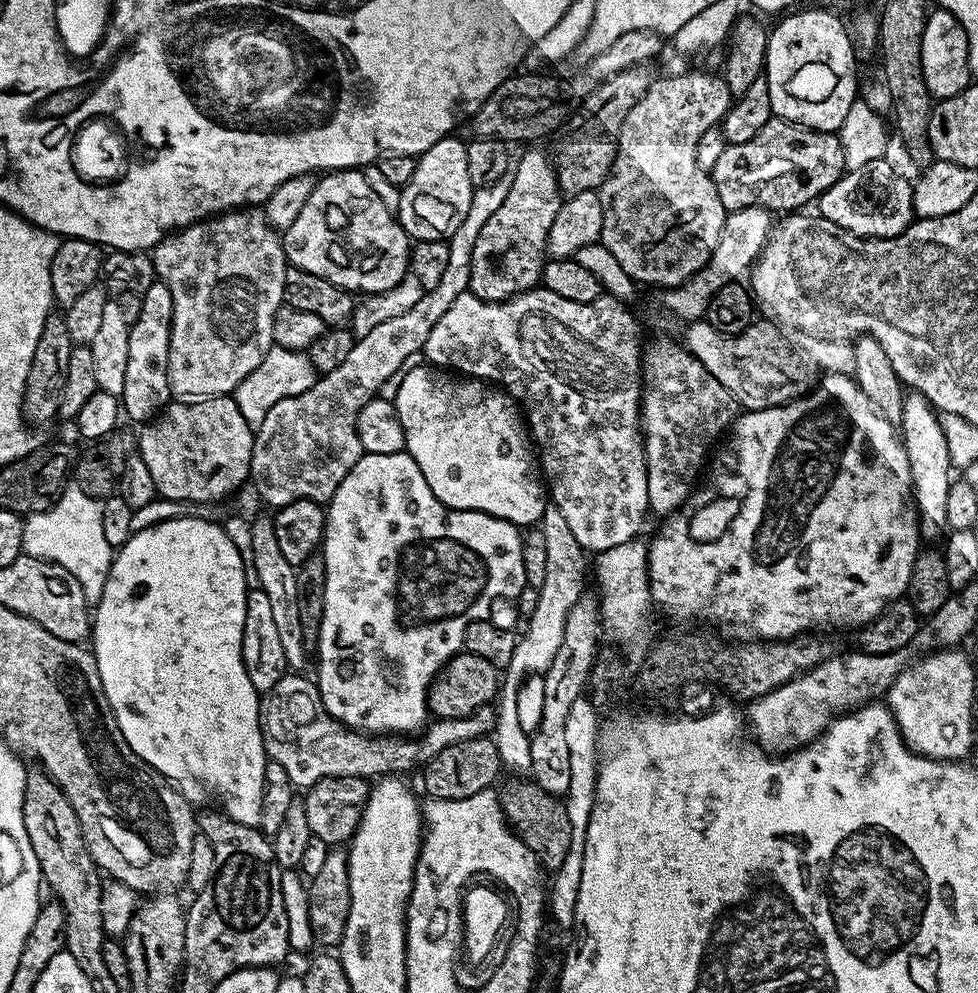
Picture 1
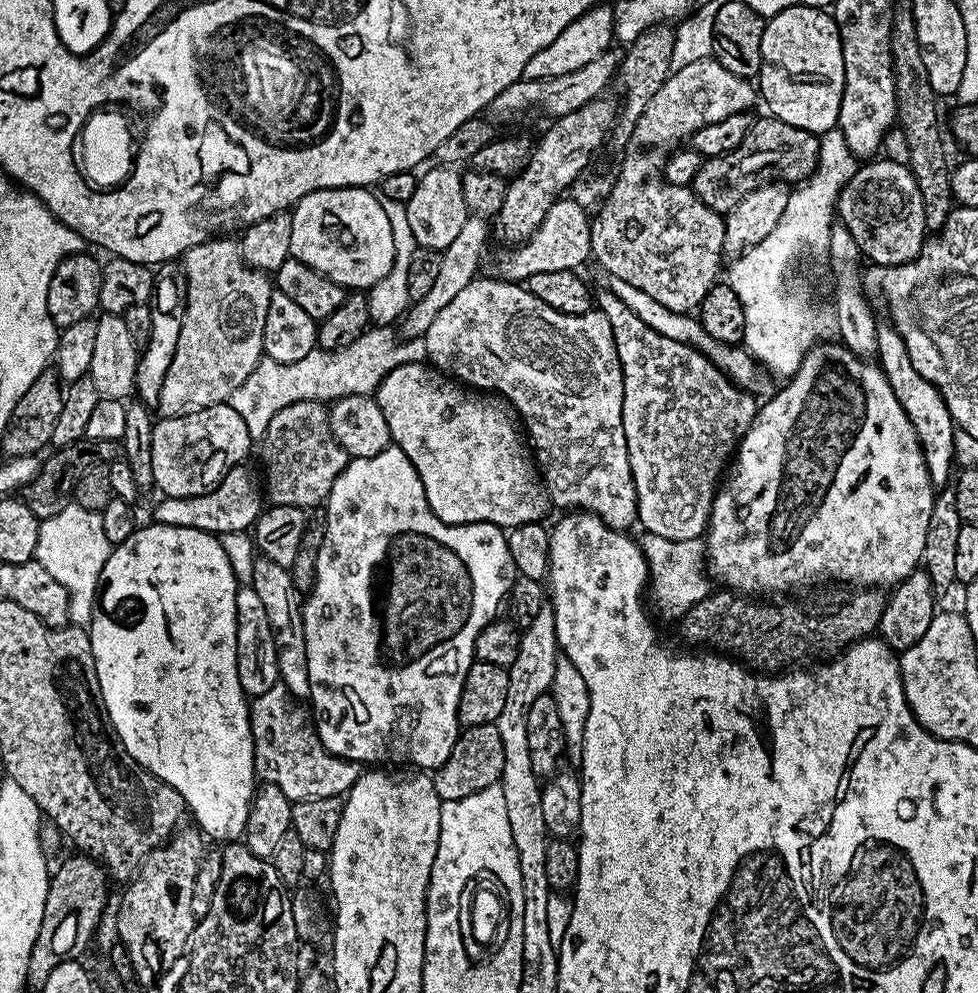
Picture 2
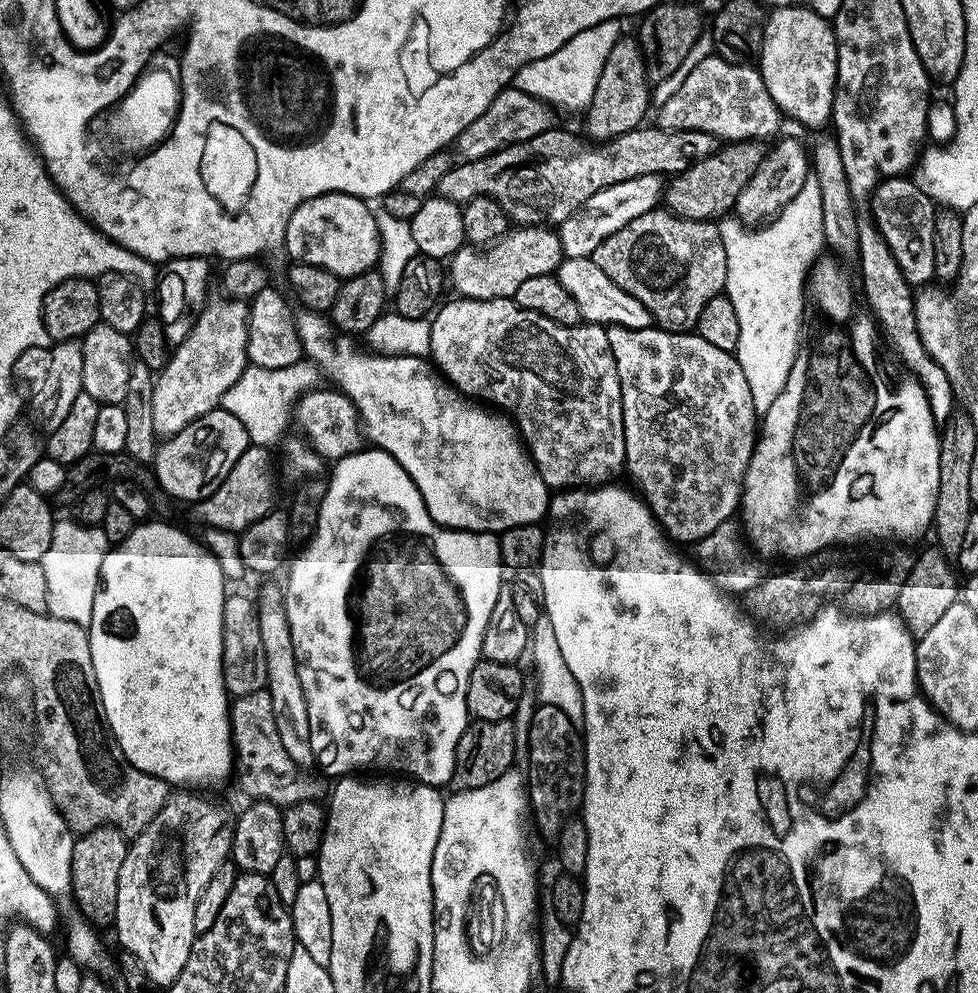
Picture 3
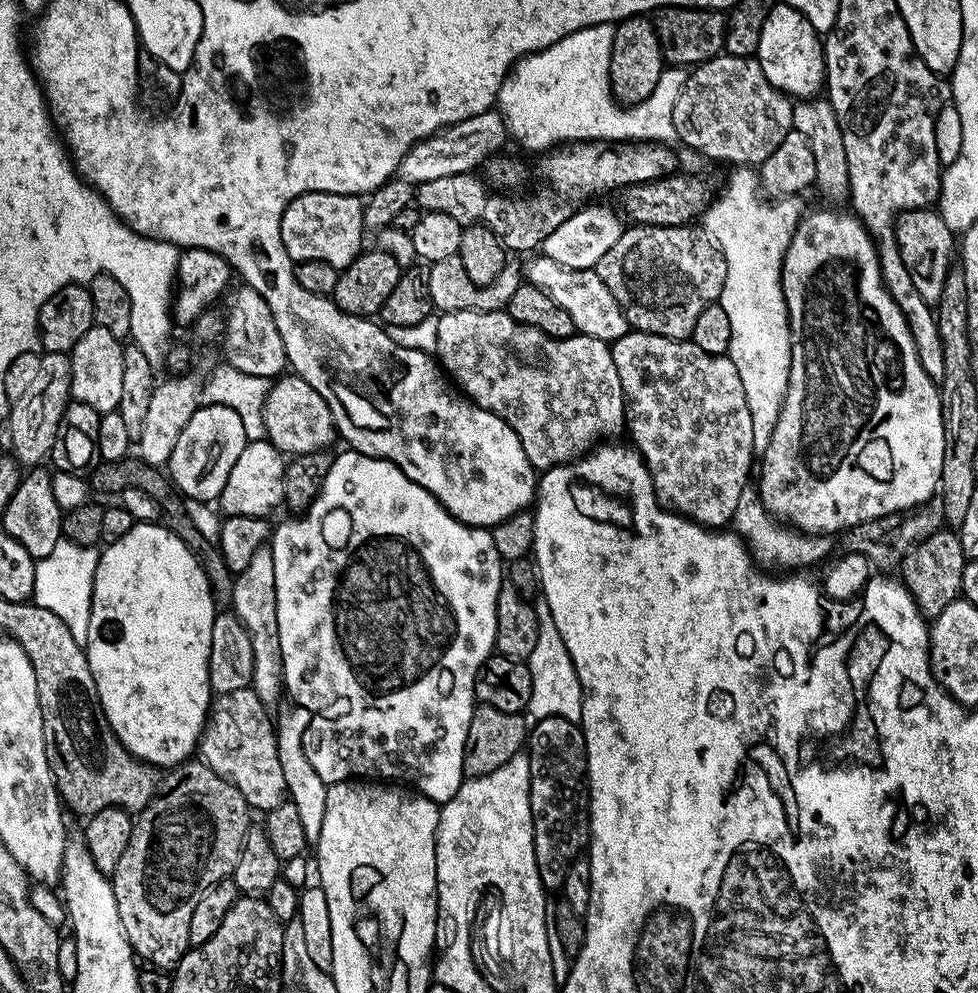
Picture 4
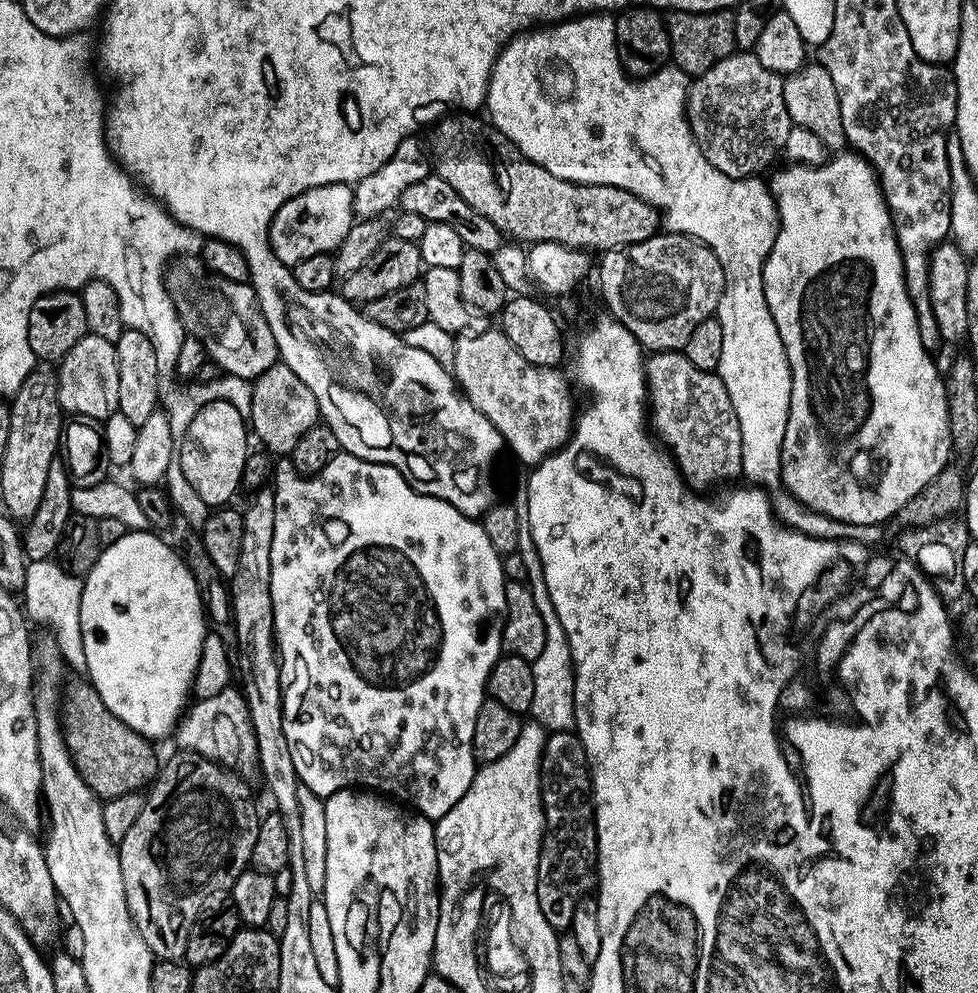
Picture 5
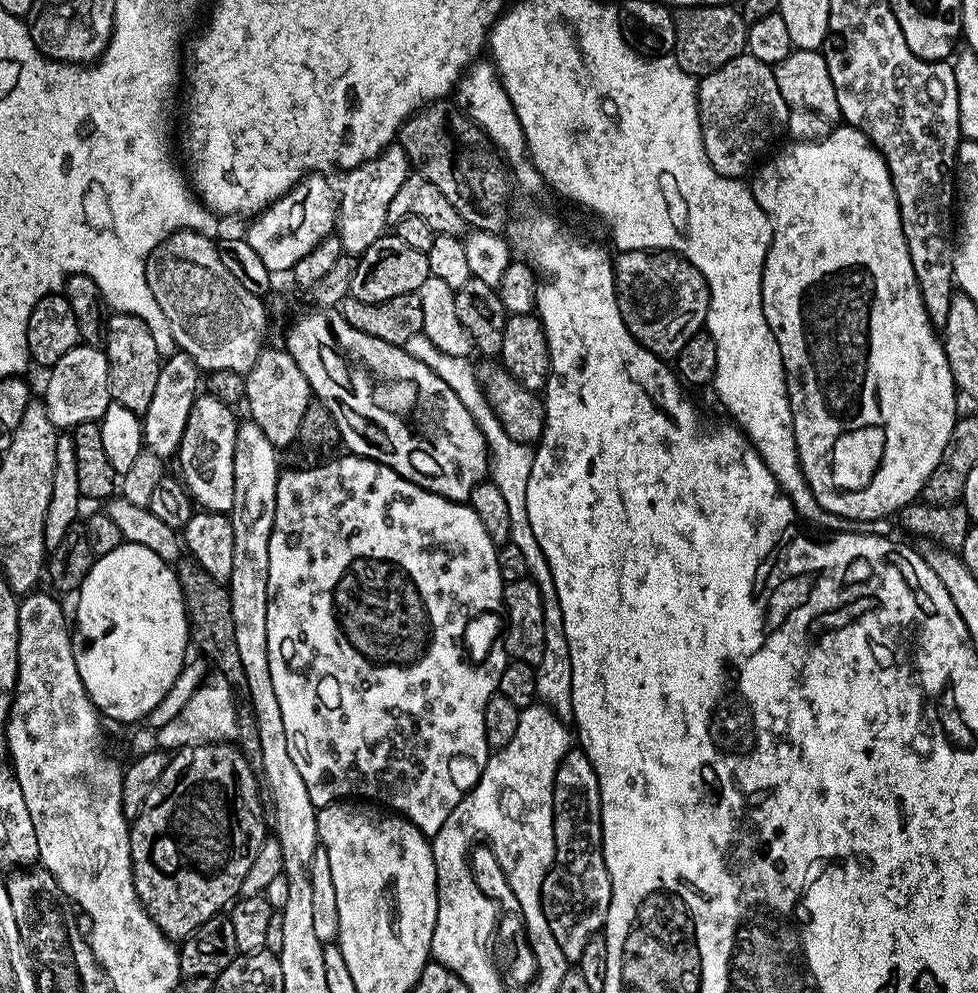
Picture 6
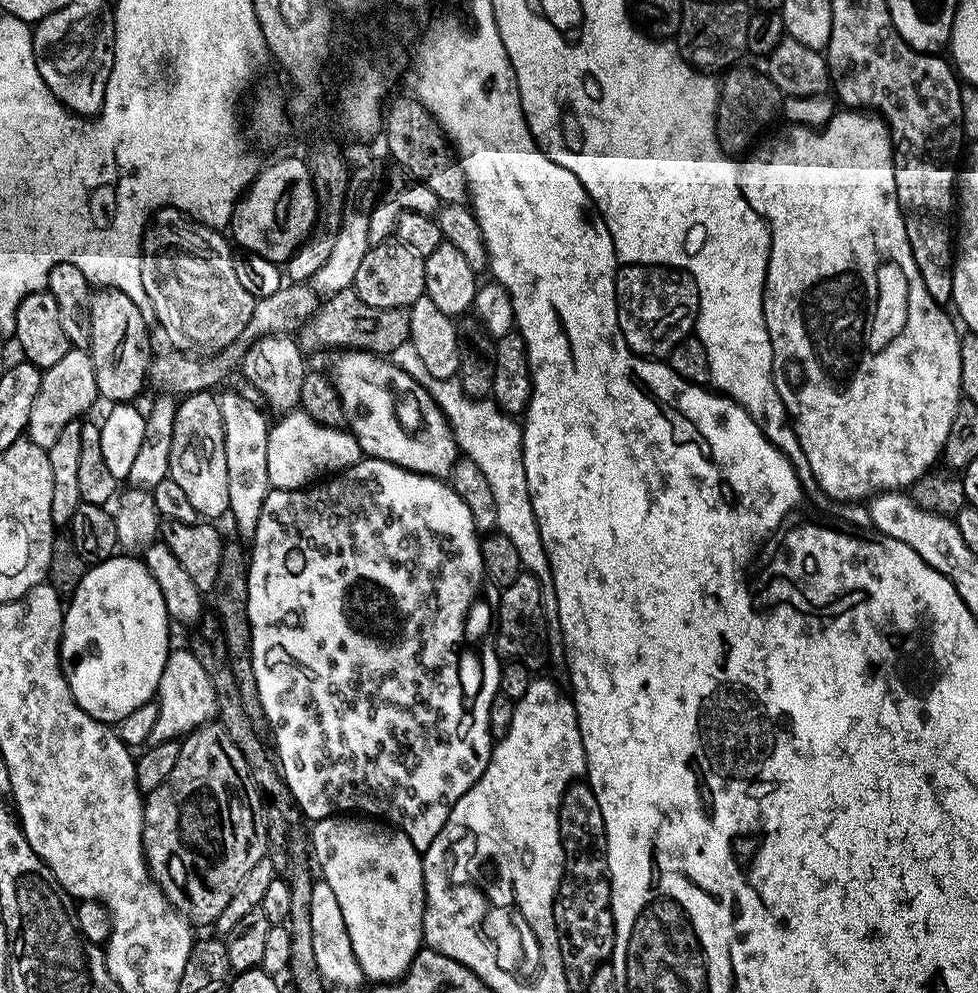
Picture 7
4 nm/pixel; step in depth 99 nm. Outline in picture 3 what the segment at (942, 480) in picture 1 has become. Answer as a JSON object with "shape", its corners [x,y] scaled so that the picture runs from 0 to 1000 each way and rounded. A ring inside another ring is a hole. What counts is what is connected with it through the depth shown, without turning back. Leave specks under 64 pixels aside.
{"shape":[[[888,211],[876,212],[877,220],[877,263],[879,262],[879,286],[883,289],[883,302],[893,314],[899,333],[908,341],[908,346],[920,358],[919,366],[943,388],[949,398],[949,408],[958,425],[970,423],[975,414],[973,386],[967,381],[967,373],[947,356],[947,348],[943,348],[943,340],[939,340],[939,324],[937,323],[937,303],[934,287],[922,276],[914,256],[902,240],[902,236],[892,223],[892,215]]]}

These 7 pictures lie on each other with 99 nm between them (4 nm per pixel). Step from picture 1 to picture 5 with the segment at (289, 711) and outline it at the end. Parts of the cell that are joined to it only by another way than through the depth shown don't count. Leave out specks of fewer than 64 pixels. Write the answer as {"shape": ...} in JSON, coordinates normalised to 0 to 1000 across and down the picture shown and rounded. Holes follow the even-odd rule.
{"shape":[[[234,691],[227,699],[219,699],[219,703],[200,705],[189,716],[178,737],[179,752],[189,757],[201,757],[213,765],[234,773],[251,783],[263,780],[266,763],[264,747],[260,739],[260,731],[256,727],[256,715],[244,692]]]}

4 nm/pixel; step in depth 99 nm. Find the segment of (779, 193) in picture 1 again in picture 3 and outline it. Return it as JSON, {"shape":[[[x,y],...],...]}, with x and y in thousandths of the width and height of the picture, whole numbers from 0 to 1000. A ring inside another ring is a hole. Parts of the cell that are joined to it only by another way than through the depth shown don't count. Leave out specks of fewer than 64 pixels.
{"shape":[[[773,141],[744,143],[733,148],[726,159],[718,159],[700,173],[693,173],[682,182],[677,205],[682,212],[694,218],[696,222],[735,223],[743,219],[753,208],[753,200],[758,191],[771,179],[775,167],[780,163],[783,149]]]}

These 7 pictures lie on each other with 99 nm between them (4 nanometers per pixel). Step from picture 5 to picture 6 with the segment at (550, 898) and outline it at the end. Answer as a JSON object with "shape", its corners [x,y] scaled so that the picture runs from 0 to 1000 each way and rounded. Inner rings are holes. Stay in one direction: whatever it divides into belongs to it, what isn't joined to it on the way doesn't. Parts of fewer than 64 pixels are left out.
{"shape":[[[583,755],[573,765],[566,779],[564,827],[569,859],[554,888],[552,911],[578,968],[592,969],[600,950],[617,936],[626,903],[616,848],[613,793],[607,771],[596,755]]]}

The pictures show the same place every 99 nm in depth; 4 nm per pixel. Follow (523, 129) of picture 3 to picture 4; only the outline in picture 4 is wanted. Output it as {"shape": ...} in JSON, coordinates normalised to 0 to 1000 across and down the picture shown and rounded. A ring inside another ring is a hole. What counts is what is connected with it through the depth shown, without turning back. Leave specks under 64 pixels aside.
{"shape":[[[500,111],[485,119],[476,119],[458,129],[451,129],[443,137],[429,141],[414,155],[409,164],[408,180],[422,187],[440,183],[440,179],[456,179],[460,175],[486,174],[487,168],[498,166],[508,156],[515,144],[520,144],[521,134],[510,112]]]}

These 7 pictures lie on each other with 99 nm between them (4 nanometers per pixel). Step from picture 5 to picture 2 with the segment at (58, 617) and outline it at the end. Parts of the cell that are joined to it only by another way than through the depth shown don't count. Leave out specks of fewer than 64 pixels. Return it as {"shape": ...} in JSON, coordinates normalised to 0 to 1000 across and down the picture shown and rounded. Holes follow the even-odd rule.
{"shape":[[[72,506],[55,522],[47,522],[41,526],[39,534],[39,550],[35,563],[47,574],[51,574],[54,582],[59,582],[70,596],[70,624],[78,630],[90,630],[94,626],[94,611],[98,609],[98,591],[104,578],[104,570],[108,570],[112,549],[104,534],[104,522],[100,516],[90,516],[83,508]]]}

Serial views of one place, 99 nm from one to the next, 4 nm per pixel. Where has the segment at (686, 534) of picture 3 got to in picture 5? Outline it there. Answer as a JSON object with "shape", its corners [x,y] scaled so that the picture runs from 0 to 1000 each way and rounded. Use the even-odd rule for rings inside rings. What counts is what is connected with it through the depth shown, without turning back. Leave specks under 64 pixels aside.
{"shape":[[[698,353],[670,354],[660,364],[663,383],[665,427],[672,442],[687,456],[695,478],[709,494],[723,494],[727,487],[740,485],[759,477],[759,437],[754,418],[748,413],[746,399],[735,376],[715,373]]]}

